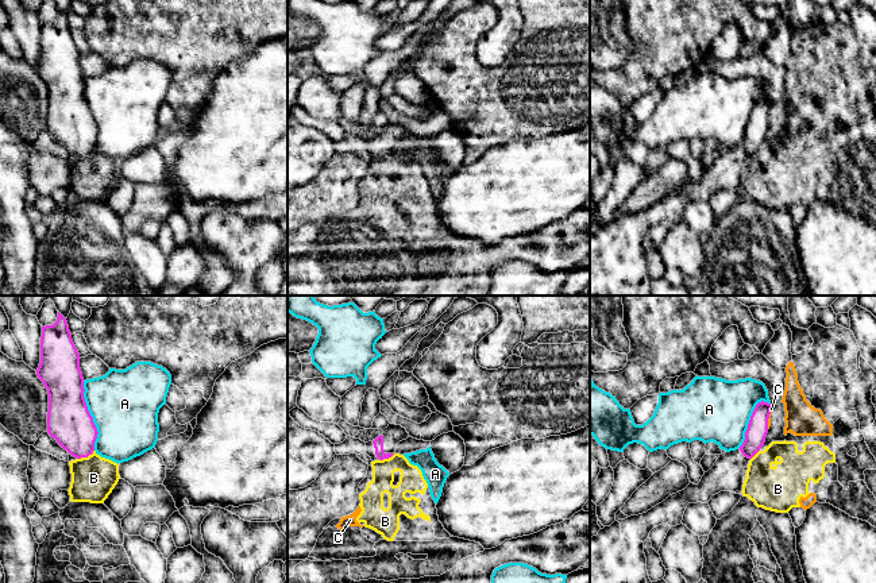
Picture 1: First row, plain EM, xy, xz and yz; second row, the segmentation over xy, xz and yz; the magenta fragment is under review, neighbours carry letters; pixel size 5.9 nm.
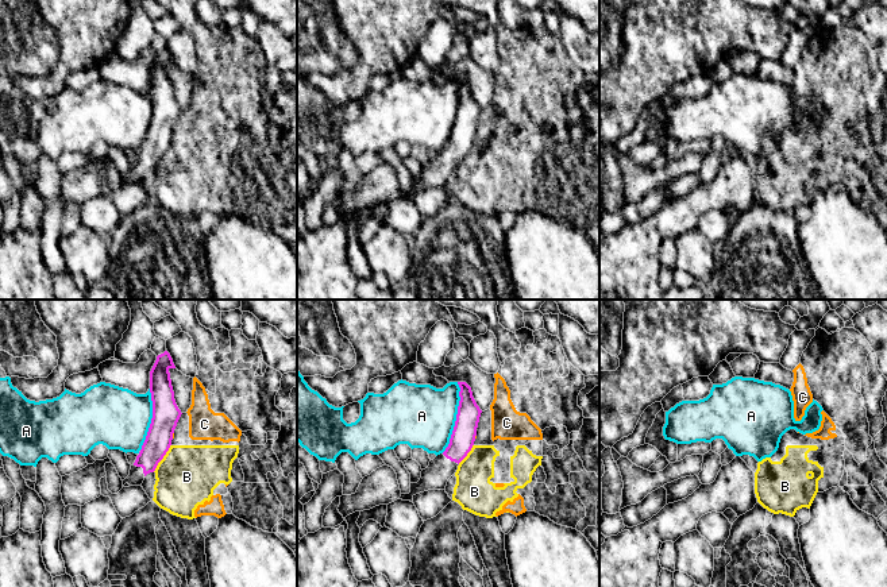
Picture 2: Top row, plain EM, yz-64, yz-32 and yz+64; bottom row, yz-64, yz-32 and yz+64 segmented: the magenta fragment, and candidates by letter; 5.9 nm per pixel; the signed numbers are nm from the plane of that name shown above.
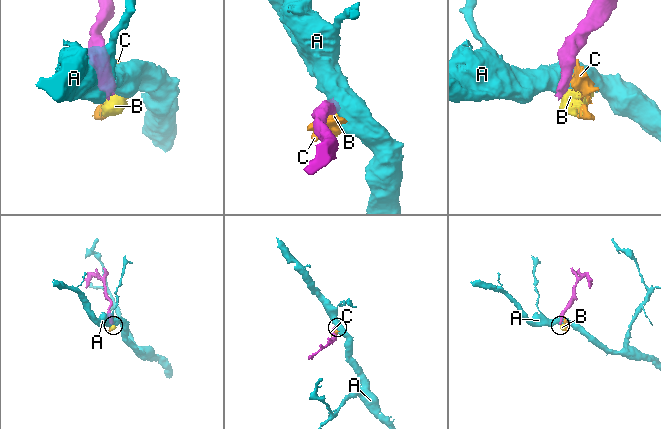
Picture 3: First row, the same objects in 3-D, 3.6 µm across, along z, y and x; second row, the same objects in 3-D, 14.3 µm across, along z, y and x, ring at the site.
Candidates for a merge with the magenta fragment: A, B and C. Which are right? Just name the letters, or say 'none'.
none

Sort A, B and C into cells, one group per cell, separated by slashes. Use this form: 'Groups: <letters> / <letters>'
Groups: A / B C

